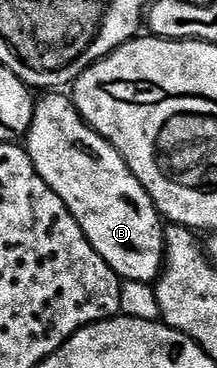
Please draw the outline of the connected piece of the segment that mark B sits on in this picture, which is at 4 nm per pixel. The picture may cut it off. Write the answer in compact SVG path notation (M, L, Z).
M49 92L41 97L45 98L36 99L31 128L23 142L39 176L43 176L43 180L56 192L59 200L67 204L95 252L99 252L99 256L107 260L118 278L126 282L156 283L165 264L165 226L152 196L145 191L143 184L139 184L121 153L86 124L85 117L77 111L77 105L68 93Z

